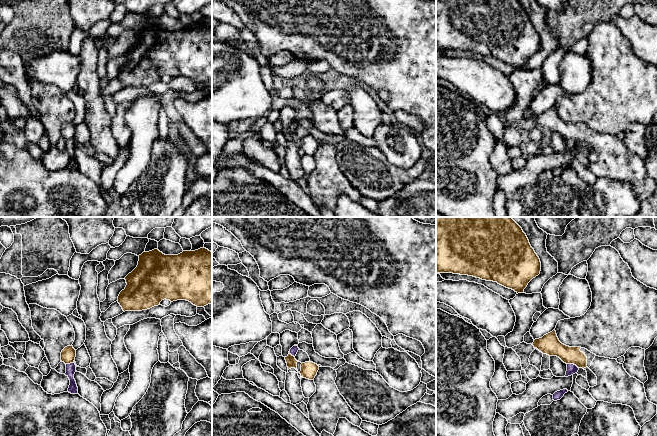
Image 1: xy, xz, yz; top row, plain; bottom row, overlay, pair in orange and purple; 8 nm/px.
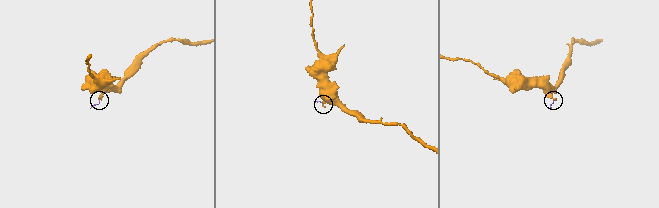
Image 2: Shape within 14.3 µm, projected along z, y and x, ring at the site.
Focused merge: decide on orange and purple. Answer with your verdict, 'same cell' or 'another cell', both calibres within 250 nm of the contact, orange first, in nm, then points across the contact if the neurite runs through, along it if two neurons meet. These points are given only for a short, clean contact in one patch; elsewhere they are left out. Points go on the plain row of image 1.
another cell; calibres 170 and 80 nm; border yz (567, 139), (573, 139), (578, 144)

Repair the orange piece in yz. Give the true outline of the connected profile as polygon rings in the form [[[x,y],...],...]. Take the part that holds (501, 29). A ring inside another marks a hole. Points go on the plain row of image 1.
[[[436,0],[436,49],[468,51],[524,69],[528,59],[538,52],[541,38],[518,0]]]

